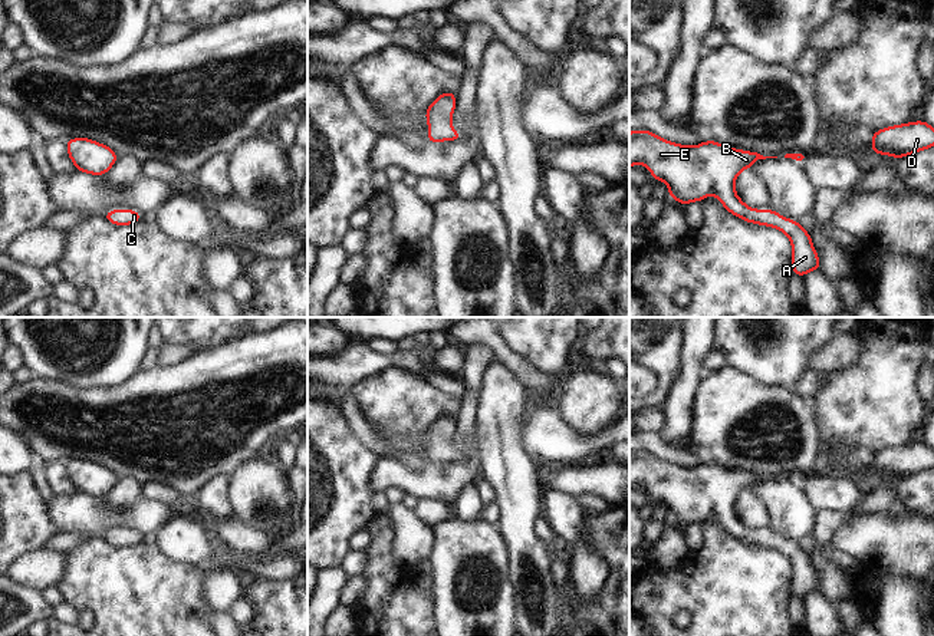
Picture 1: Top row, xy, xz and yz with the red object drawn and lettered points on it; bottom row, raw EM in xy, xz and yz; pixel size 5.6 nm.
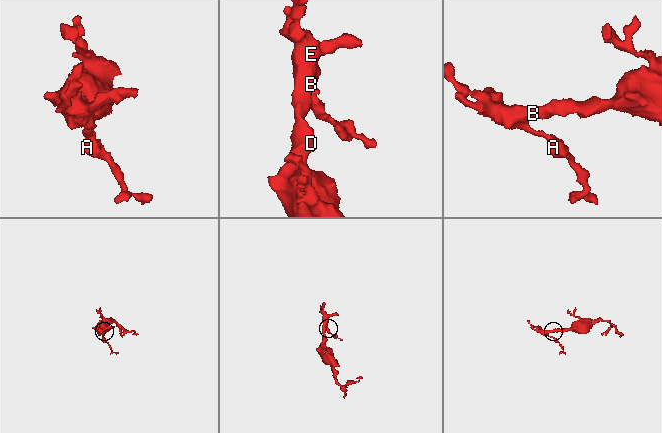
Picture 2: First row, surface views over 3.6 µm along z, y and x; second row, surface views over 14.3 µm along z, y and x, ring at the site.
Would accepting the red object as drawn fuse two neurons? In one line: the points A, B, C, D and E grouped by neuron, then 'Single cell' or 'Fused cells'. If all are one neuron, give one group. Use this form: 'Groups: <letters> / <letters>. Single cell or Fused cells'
Groups: A B C D E. Single cell.

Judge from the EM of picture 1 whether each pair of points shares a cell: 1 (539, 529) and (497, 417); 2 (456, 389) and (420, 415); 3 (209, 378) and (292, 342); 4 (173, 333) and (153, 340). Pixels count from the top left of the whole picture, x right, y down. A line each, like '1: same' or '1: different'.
1: different
2: different
3: same
4: different

